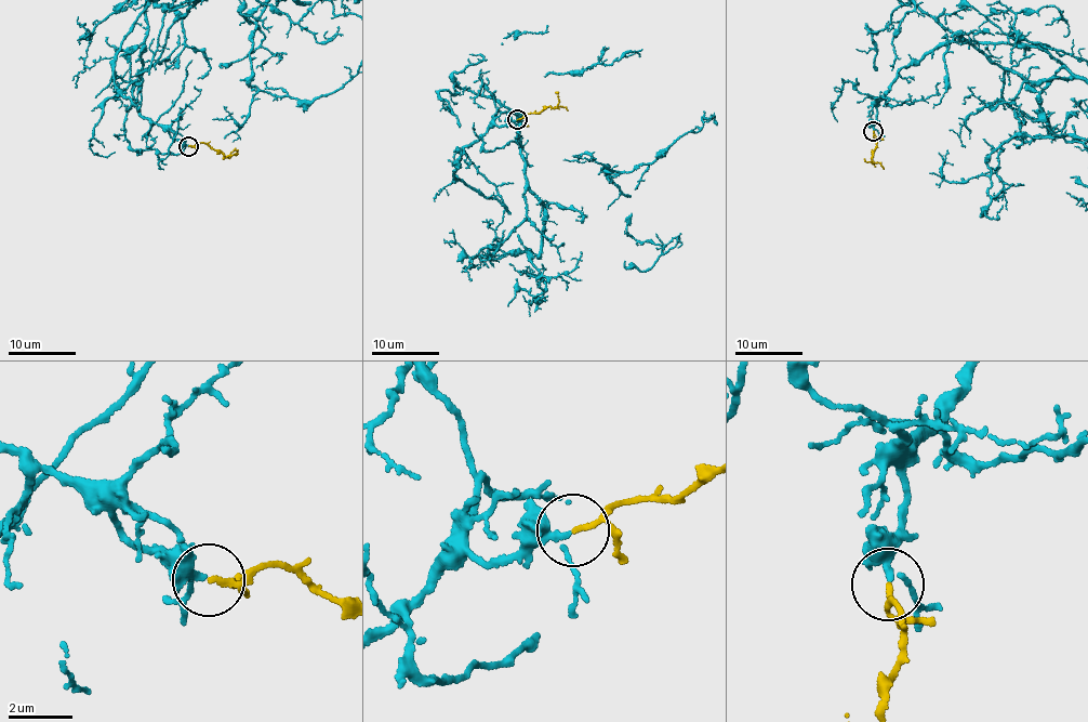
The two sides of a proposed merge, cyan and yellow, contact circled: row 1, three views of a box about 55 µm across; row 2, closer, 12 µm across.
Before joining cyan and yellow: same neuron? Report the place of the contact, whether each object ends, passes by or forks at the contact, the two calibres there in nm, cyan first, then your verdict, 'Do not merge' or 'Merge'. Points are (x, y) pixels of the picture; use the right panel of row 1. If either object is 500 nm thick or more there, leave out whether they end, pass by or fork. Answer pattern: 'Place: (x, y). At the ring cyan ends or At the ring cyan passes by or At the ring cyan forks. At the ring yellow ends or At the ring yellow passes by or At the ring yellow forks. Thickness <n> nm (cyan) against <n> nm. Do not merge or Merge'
Place: (873, 131). At the ring cyan passes by. At the ring yellow passes by. Thickness 240 nm (cyan) against 110 nm. Merge

